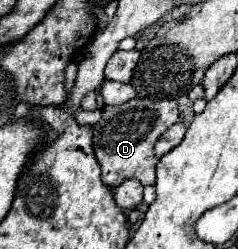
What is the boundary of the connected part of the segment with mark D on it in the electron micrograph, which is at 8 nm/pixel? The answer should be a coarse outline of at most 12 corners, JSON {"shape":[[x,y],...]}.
{"shape":[[176,100],[104,106],[94,124],[102,182],[152,186],[156,140]]}

